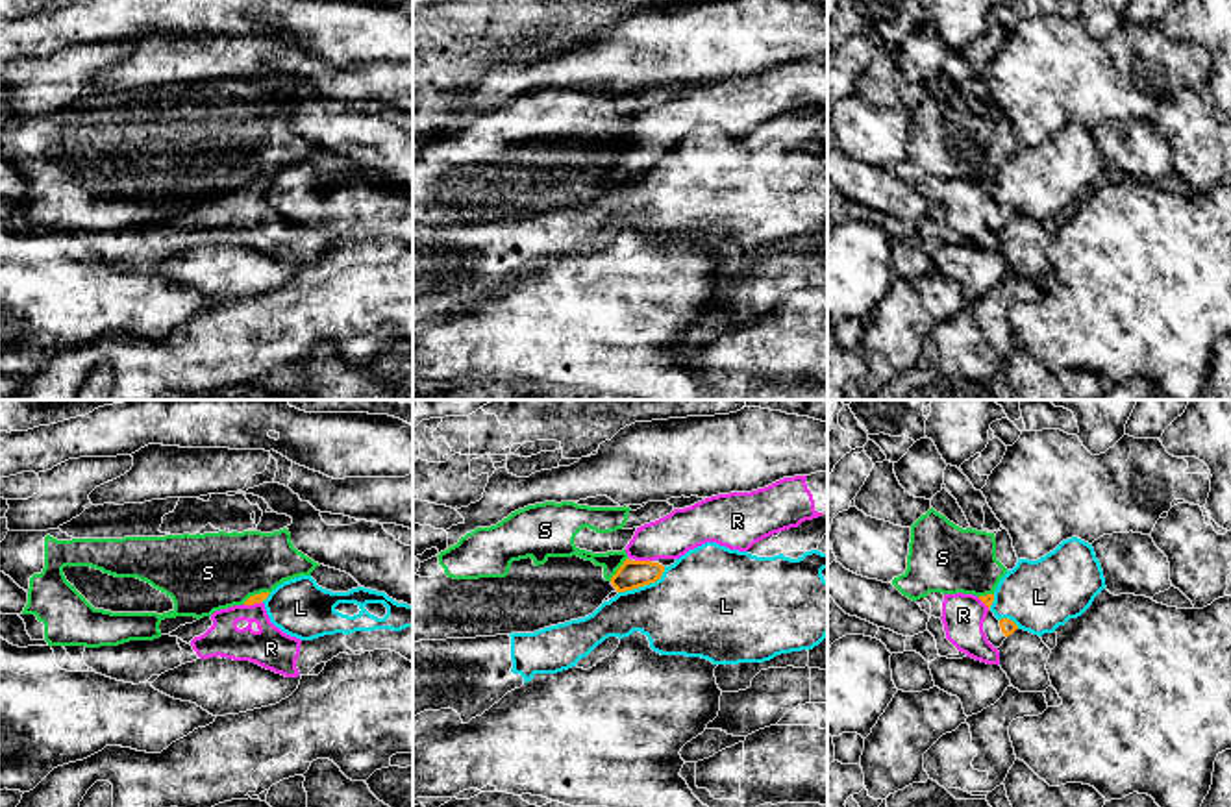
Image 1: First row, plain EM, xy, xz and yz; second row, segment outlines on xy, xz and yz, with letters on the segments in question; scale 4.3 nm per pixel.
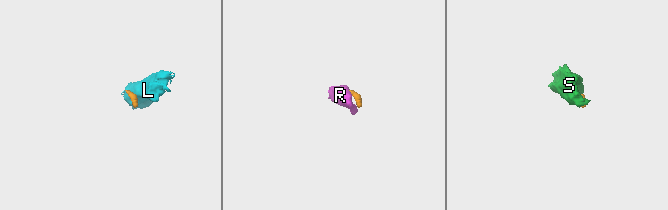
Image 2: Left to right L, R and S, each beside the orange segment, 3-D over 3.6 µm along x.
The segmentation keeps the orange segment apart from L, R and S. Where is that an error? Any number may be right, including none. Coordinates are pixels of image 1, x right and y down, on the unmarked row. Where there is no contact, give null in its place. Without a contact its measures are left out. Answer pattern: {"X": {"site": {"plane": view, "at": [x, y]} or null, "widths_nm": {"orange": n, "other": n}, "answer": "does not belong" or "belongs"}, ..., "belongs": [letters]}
{"L": {"site": {"plane": "xz", "at": [643, 171]}, "widths_nm": {"orange": 120, "other": 400}, "answer": "does not belong"}, "R": {"site": {"plane": "xz", "at": [643, 147]}, "widths_nm": {"orange": 120, "other": 190}, "answer": "belongs"}, "S": {"site": {"plane": "xz", "at": [619, 154]}, "widths_nm": {"orange": 120, "other": 110}, "answer": "does not belong"}, "belongs": ["R"]}

